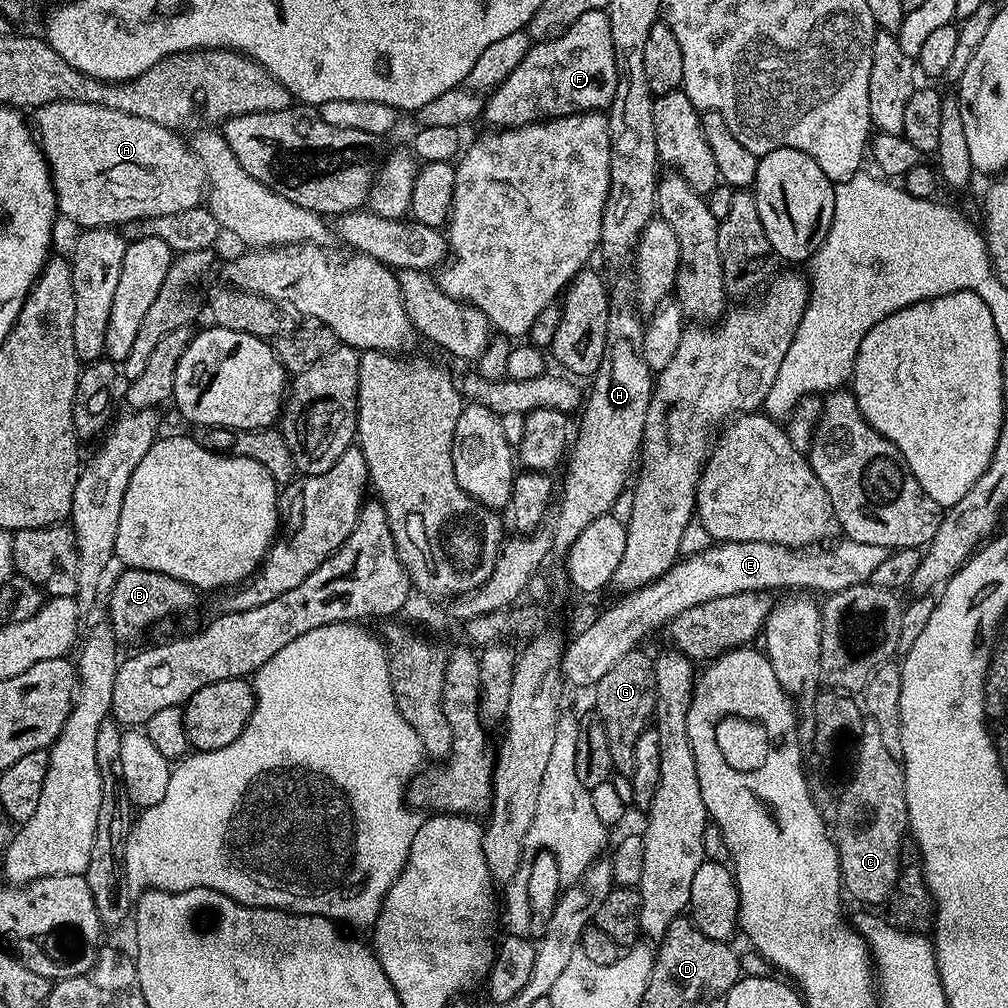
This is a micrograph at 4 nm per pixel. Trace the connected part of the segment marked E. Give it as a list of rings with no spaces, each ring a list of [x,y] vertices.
[[[847,538],[837,539],[827,546],[813,546],[803,550],[778,546],[770,542],[727,542],[709,546],[701,552],[687,555],[674,565],[669,572],[662,574],[652,584],[645,588],[639,588],[637,592],[629,592],[623,595],[617,604],[610,608],[604,608],[593,622],[590,630],[575,634],[567,641],[564,649],[564,658],[560,661],[560,670],[563,679],[569,685],[576,688],[591,689],[614,665],[626,658],[626,654],[637,651],[640,644],[651,632],[658,628],[663,629],[675,616],[682,614],[682,610],[690,610],[690,606],[702,606],[702,602],[711,602],[713,598],[726,598],[726,594],[738,594],[739,592],[767,592],[772,588],[788,588],[784,590],[807,590],[809,593],[824,592],[831,594],[841,592],[850,586],[869,583],[874,570],[881,562],[886,562],[889,549],[882,546],[869,546],[866,542],[854,542]]]

